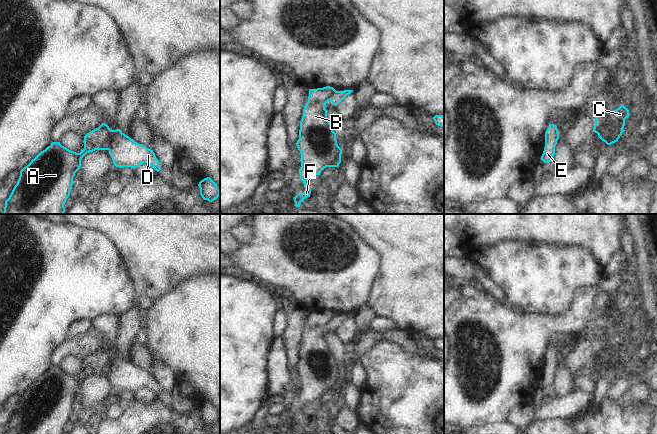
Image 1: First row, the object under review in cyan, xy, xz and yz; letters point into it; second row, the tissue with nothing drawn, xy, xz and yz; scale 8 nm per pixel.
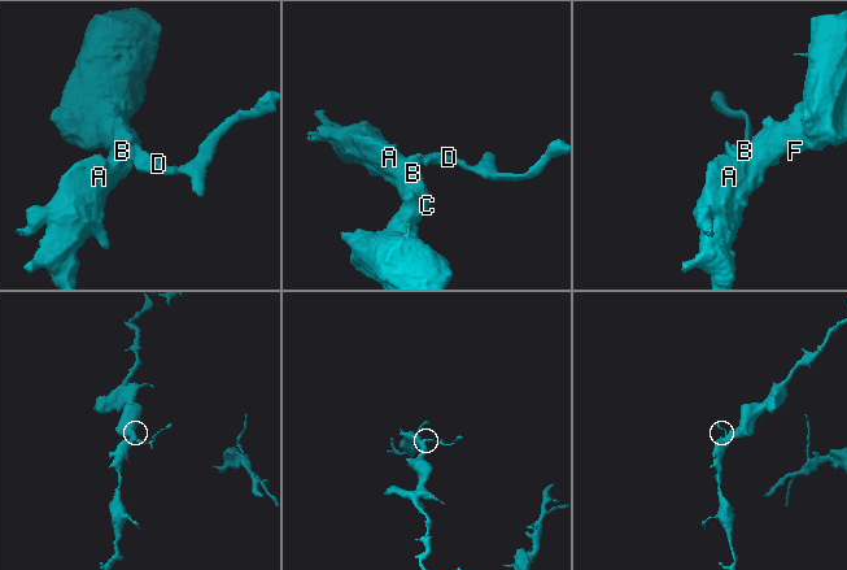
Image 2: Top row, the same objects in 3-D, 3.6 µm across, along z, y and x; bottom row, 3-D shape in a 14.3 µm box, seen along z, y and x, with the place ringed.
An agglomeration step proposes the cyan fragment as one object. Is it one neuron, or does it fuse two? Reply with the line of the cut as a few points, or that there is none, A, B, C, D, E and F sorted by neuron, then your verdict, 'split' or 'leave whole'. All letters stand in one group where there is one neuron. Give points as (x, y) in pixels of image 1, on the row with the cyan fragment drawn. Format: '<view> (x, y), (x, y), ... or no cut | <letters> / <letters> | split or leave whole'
xy (112, 130), (112, 144), (108, 149) | A B C F / D E | split

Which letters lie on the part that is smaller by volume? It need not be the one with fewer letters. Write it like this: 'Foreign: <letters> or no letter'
Foreign: D, E.

